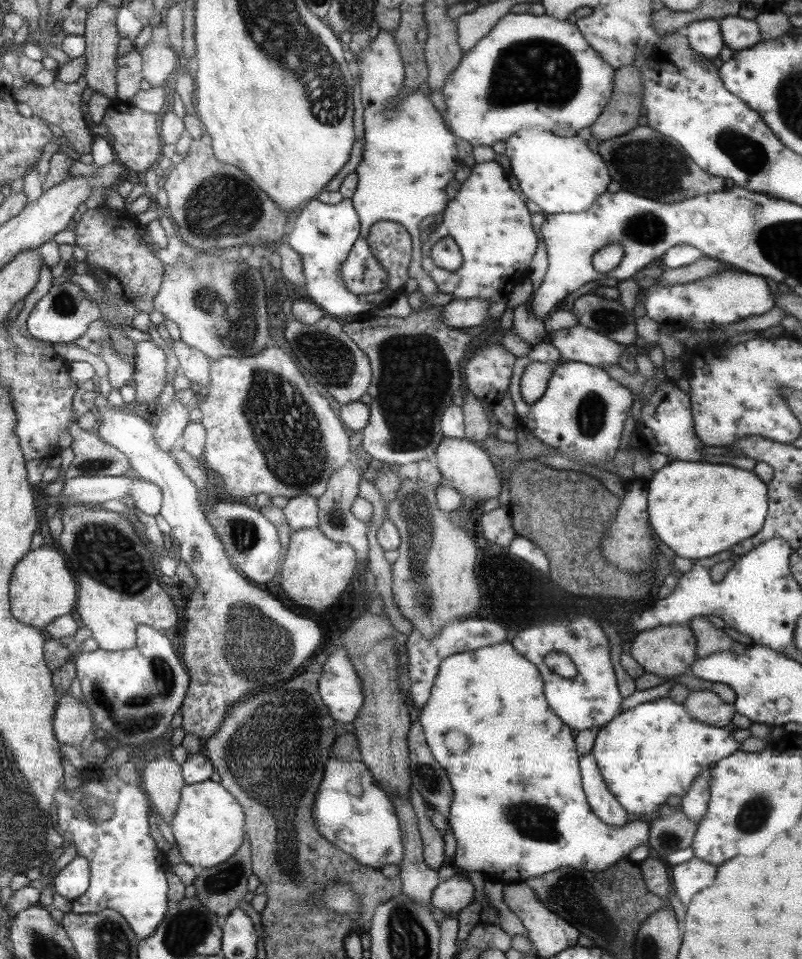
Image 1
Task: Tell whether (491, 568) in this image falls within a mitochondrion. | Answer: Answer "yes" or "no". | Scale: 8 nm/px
no

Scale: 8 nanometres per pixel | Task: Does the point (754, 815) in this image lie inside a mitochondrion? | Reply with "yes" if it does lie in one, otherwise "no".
yes

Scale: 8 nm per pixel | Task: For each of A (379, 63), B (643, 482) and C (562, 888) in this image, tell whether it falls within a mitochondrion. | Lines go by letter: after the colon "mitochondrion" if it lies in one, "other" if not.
A: other
B: other
C: mitochondrion

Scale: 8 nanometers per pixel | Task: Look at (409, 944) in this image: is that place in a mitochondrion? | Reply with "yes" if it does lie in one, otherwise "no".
yes

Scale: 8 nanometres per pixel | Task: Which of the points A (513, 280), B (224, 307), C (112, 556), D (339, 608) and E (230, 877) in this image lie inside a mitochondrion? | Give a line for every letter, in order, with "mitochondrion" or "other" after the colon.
A: other
B: mitochondrion
C: mitochondrion
D: other
E: mitochondrion

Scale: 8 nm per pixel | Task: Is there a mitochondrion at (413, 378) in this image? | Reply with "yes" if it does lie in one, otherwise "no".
yes

